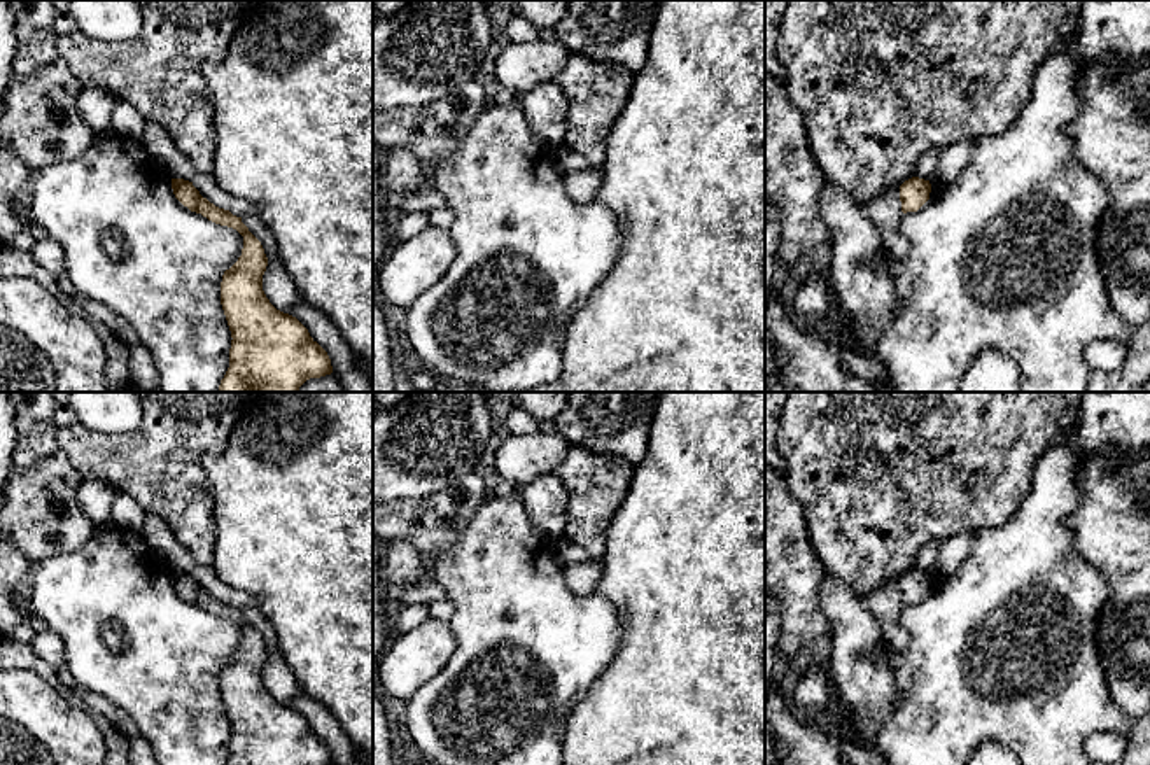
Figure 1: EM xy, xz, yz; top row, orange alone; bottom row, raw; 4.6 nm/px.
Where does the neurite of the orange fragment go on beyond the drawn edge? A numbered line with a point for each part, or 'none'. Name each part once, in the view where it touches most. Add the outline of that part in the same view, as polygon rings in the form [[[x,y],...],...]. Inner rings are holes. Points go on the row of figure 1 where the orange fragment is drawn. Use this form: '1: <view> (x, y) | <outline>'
none

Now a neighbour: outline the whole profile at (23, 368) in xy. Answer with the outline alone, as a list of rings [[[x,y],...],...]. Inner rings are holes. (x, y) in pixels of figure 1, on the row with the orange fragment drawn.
[[[0,324],[0,392],[56,392],[47,355],[25,334]]]

